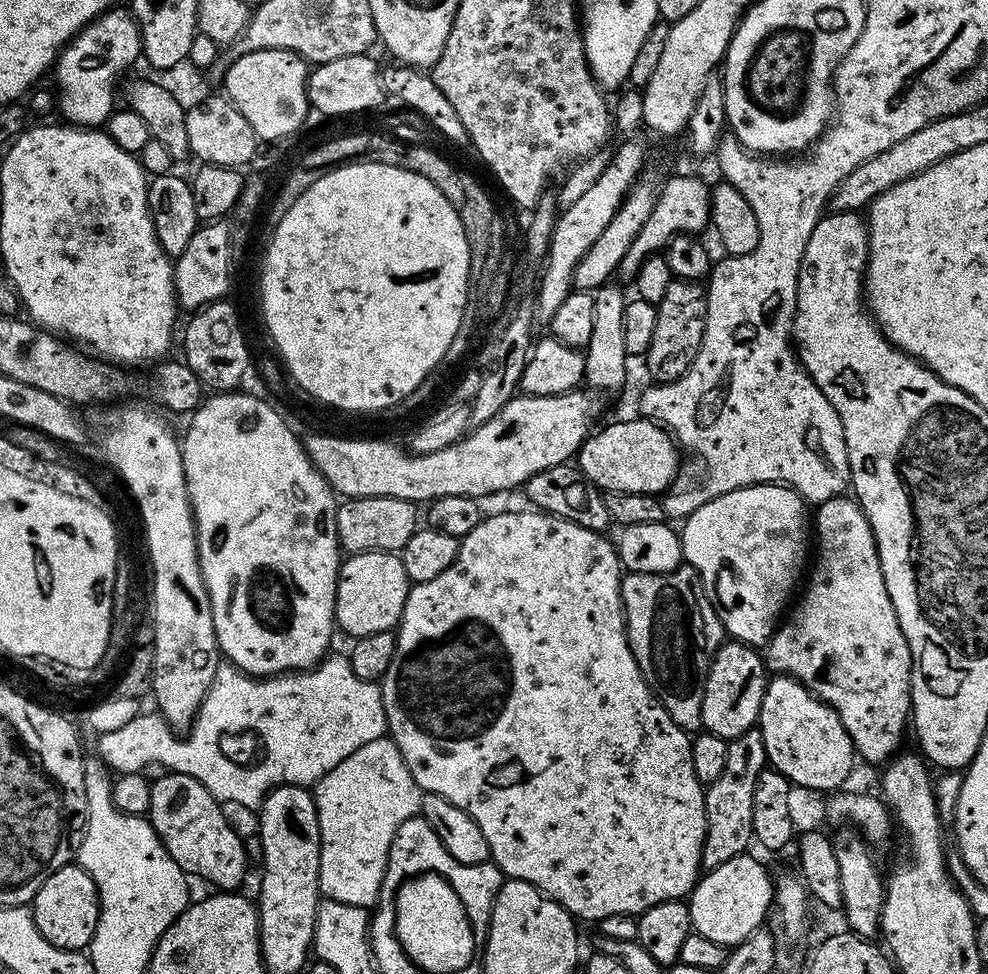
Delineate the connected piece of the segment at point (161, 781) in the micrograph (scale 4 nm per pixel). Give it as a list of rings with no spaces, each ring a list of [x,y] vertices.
[[[165,771],[160,775],[164,776],[151,781],[146,819],[166,846],[170,858],[174,858],[174,862],[178,862],[189,877],[201,876],[217,884],[215,887],[220,890],[239,889],[239,884],[244,880],[244,871],[248,868],[248,856],[244,853],[239,834],[224,817],[225,809],[221,801],[214,799],[210,790],[206,790],[198,778],[190,778],[190,774]]]

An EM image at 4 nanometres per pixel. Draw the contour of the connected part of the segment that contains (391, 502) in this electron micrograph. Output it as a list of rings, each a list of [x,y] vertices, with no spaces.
[[[354,496],[345,499],[336,509],[336,533],[345,553],[383,552],[399,553],[416,533],[417,505],[410,500],[389,496]]]

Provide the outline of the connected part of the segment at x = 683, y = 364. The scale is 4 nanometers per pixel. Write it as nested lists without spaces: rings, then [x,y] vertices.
[[[673,279],[656,305],[657,324],[654,325],[650,346],[644,355],[644,362],[653,383],[669,384],[684,376],[701,348],[707,312],[708,301],[701,283]]]

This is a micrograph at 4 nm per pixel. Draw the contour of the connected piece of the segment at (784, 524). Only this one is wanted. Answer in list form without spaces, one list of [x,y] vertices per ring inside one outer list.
[[[751,484],[749,488],[730,490],[698,506],[698,510],[694,510],[694,514],[683,521],[680,545],[684,547],[684,560],[696,569],[704,585],[704,595],[714,612],[716,608],[716,616],[731,639],[739,640],[742,644],[764,646],[776,631],[785,611],[784,603],[804,564],[804,539],[810,536],[809,529],[808,532],[804,529],[804,508],[804,497],[790,486]]]

